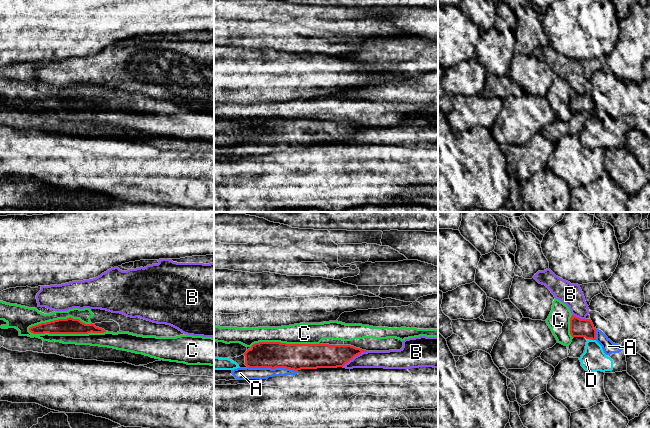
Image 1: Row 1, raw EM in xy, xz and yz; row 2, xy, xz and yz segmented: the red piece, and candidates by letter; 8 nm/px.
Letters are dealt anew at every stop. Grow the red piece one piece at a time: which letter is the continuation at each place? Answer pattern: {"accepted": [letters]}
{"accepted": ["A"]}

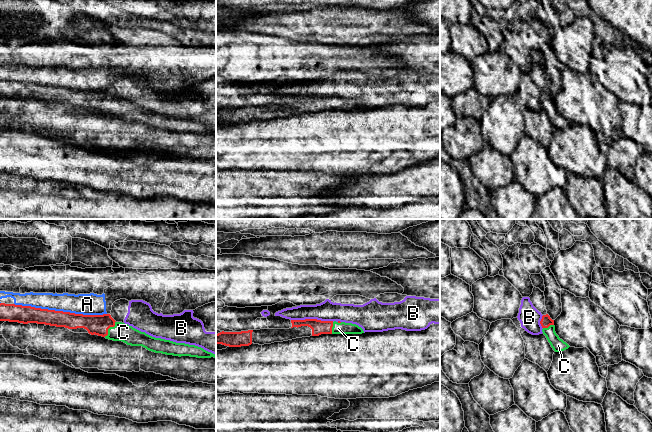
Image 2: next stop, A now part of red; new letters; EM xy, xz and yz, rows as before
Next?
{"accepted": ["C"]}

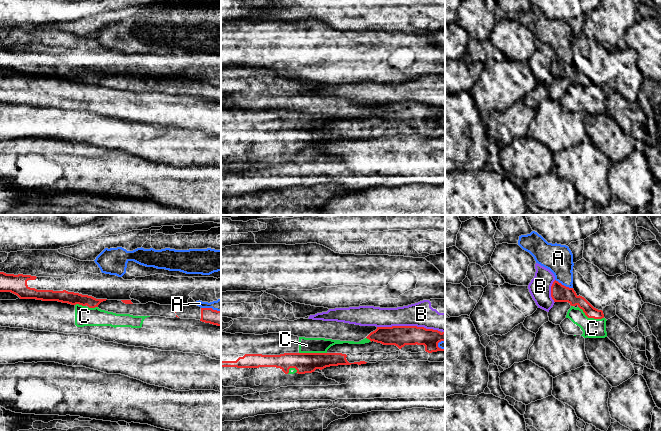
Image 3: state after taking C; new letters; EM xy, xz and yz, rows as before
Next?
{"accepted": []}

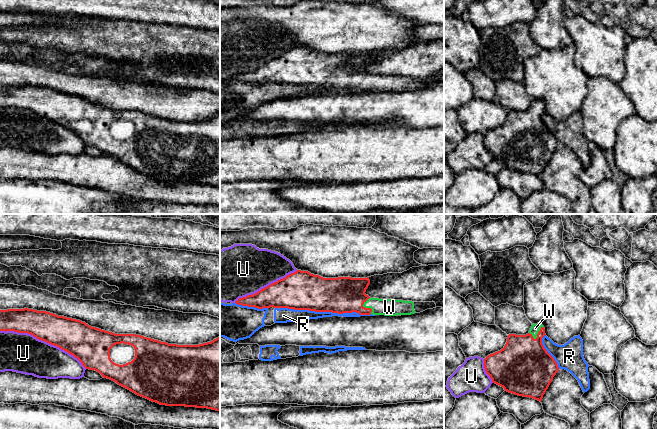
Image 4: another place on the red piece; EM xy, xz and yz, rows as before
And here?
{"accepted": ["W"]}

